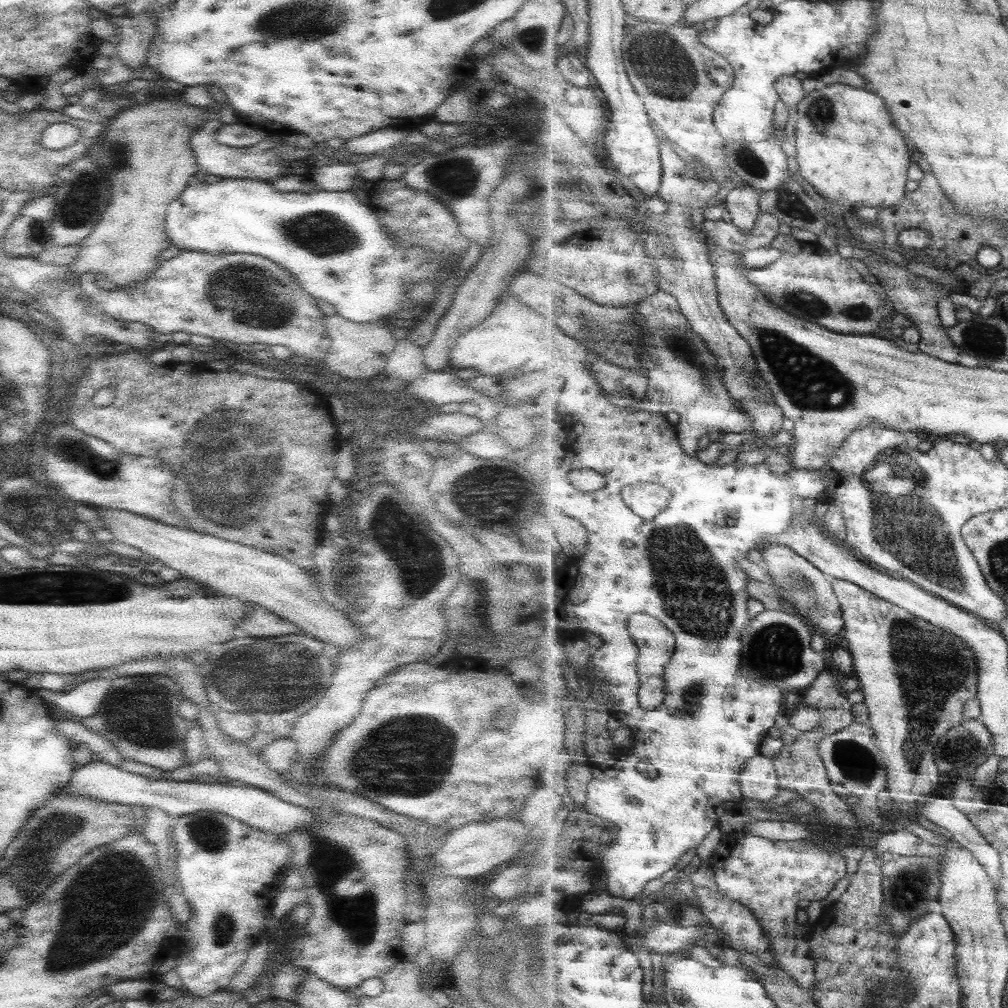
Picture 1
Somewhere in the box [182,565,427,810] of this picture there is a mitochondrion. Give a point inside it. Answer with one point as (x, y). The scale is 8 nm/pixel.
(278, 677)

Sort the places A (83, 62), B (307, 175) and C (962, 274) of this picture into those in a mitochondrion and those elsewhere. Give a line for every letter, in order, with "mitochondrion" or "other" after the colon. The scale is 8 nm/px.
A: other
B: other
C: other

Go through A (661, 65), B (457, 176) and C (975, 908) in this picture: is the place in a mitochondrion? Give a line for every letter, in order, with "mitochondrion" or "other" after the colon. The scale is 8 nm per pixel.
A: mitochondrion
B: mitochondrion
C: other

